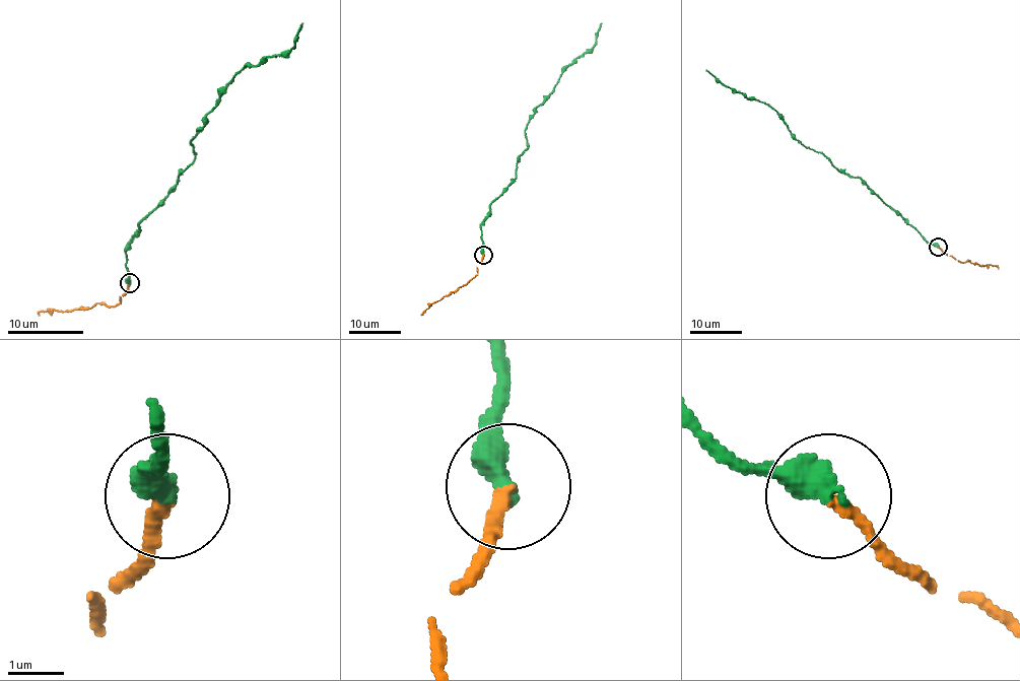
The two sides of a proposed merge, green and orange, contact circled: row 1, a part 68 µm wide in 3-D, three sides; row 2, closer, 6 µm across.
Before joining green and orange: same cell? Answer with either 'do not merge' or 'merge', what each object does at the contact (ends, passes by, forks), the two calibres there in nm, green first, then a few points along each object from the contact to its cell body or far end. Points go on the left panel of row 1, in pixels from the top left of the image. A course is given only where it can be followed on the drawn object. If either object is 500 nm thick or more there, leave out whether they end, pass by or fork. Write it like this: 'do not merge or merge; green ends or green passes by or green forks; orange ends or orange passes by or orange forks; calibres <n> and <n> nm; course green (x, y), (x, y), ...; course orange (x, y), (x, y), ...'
do not merge; green ends; orange ends; calibres 480 and 220 nm; course green (130, 282), (124, 246), (195, 156), (191, 145), (204, 117), (245, 67), (292, 48), (303, 23); course orange (128, 282), (126, 292), (119, 295), (121, 303), (95, 303), (37, 313)

